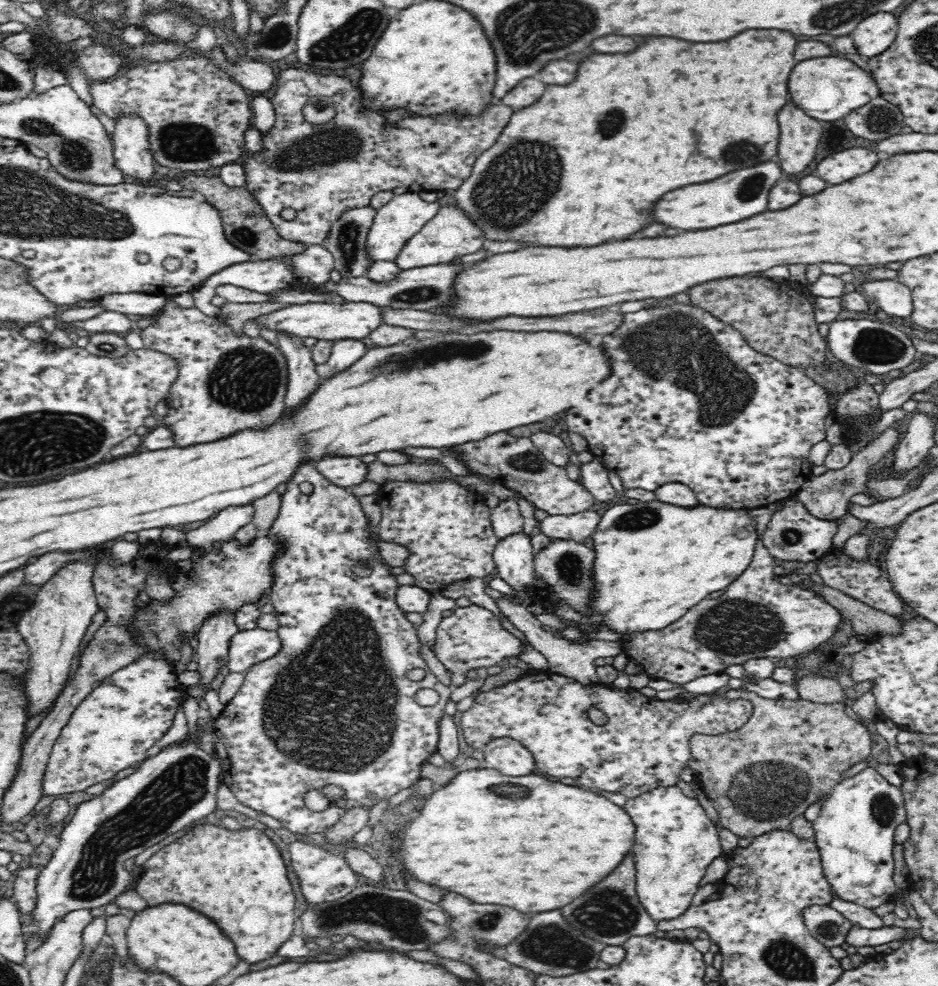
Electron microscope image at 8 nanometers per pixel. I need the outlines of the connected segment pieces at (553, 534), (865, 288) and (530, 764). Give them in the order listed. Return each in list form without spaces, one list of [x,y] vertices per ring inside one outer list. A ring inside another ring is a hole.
[[[596,511],[548,515],[540,522],[540,533],[550,540],[564,539],[584,543],[596,532],[600,517]]]
[[[897,279],[864,281],[861,292],[890,316],[906,318],[914,310],[911,290]]]
[[[494,738],[483,747],[483,766],[517,777],[535,770],[532,753],[512,738]]]

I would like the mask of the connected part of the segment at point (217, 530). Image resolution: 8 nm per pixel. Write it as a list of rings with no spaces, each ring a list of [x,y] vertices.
[[[252,504],[228,506],[220,510],[206,526],[186,532],[186,538],[196,546],[212,546],[212,542],[220,542],[220,538],[232,538],[240,526],[251,522],[254,512]]]

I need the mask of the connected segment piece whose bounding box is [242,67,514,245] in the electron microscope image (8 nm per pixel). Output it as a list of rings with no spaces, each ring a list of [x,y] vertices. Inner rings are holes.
[[[289,67],[281,71],[277,81],[277,88],[271,97],[276,115],[274,128],[262,137],[261,151],[257,155],[250,153],[243,160],[242,166],[247,190],[264,209],[265,216],[274,225],[276,232],[283,239],[306,245],[322,245],[331,233],[331,226],[344,213],[368,206],[376,194],[392,192],[400,186],[408,186],[414,193],[450,189],[456,191],[472,172],[480,154],[495,145],[514,113],[510,107],[498,102],[482,117],[404,116],[393,127],[388,127],[385,124],[386,114],[361,112],[360,92],[357,92],[357,88],[347,78],[312,74],[312,71]],[[315,98],[327,99],[333,105],[336,111],[333,119],[319,125],[313,125],[304,119],[302,108],[308,100]],[[285,208],[296,211],[292,220],[280,216]]]

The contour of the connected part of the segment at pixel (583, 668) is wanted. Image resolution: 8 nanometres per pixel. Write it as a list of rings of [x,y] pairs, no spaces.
[[[504,598],[494,601],[496,601],[496,605],[503,612],[504,616],[507,617],[518,630],[526,635],[528,642],[545,656],[549,663],[548,671],[553,674],[560,674],[582,683],[596,683],[599,682],[599,677],[596,673],[594,660],[596,660],[596,658],[606,658],[606,656],[618,656],[618,654],[624,652],[620,641],[605,642],[594,640],[594,642],[588,642],[588,644],[571,644],[566,640],[557,638],[554,632],[545,632],[542,629],[543,625],[520,603],[513,603]]]

